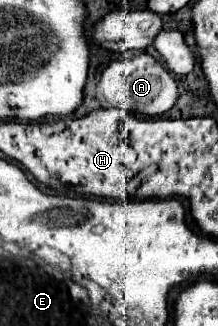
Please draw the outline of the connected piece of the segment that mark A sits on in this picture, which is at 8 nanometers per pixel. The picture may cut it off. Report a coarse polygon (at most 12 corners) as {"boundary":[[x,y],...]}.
{"boundary":[[155,57],[113,61],[97,95],[105,107],[161,117],[179,99]]}

